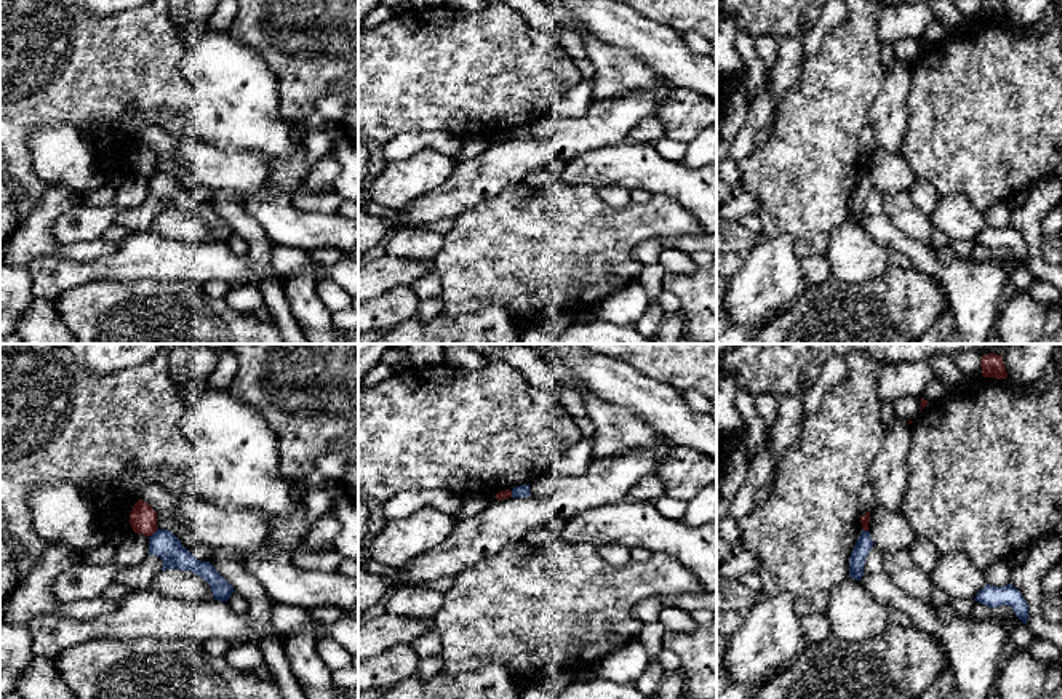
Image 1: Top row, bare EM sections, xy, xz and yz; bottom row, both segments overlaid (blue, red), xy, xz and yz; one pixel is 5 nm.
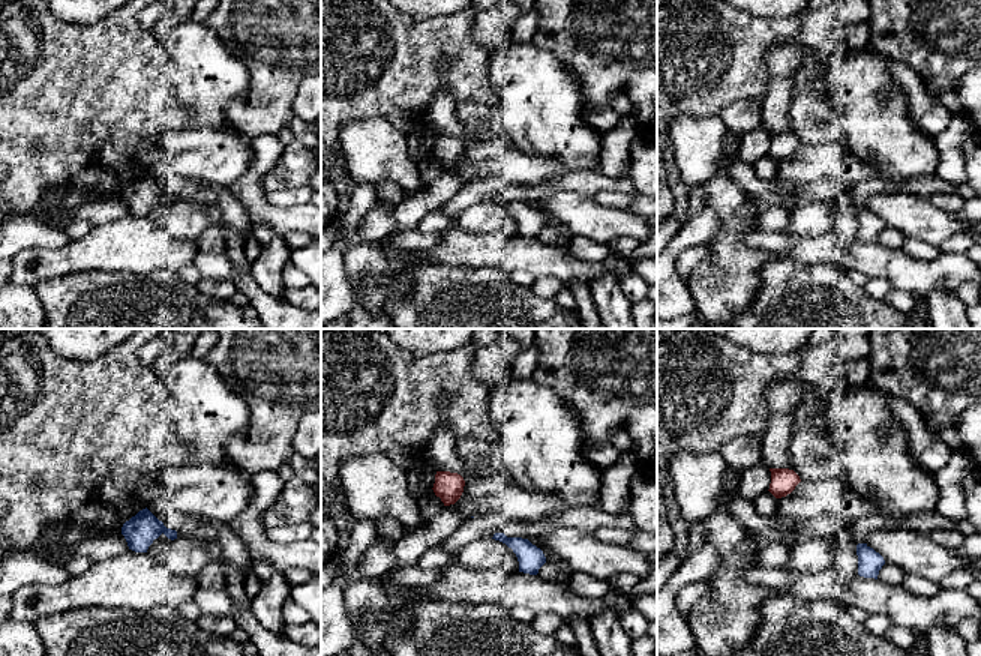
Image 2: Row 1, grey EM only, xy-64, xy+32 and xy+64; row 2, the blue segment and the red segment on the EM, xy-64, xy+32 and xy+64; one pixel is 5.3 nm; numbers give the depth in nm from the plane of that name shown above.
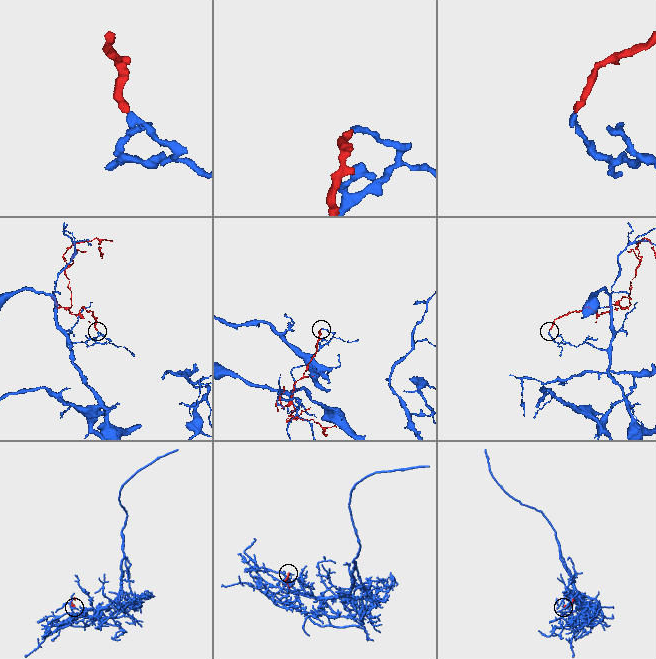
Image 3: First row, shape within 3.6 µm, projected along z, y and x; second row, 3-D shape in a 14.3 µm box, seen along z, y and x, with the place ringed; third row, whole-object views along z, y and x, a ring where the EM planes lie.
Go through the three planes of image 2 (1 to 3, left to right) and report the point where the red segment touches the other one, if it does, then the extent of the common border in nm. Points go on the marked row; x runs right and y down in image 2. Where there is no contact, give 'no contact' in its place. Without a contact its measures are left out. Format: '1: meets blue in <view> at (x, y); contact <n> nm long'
1: no contact
2: no contact
3: no contact

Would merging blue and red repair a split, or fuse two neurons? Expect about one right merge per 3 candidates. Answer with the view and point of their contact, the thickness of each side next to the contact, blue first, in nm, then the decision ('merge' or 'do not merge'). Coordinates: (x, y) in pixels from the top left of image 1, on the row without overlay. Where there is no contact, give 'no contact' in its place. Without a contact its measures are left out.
contact xy (154, 175); calibres 140 and 140 nm; do not merge

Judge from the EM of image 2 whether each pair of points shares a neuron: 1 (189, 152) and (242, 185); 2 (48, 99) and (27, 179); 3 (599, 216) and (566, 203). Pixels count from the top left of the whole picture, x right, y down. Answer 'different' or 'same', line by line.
1: different
2: same
3: same

